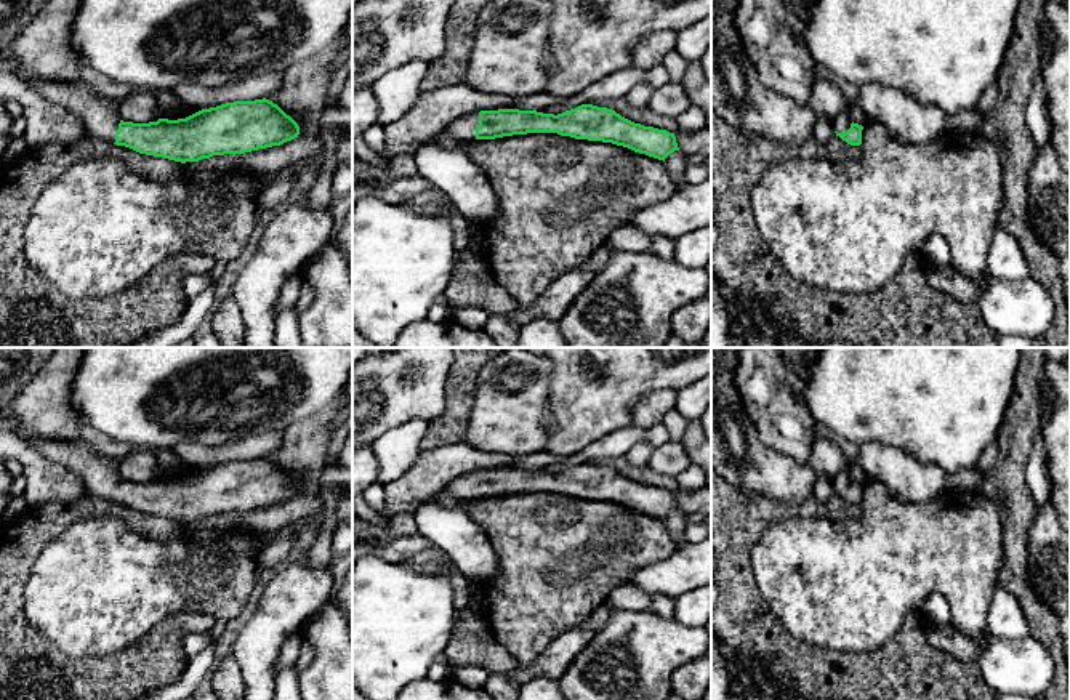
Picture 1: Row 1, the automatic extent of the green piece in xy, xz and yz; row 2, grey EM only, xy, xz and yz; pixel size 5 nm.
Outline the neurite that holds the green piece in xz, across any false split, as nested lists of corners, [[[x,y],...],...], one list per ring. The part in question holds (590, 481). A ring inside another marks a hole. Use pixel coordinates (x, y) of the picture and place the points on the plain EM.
[[[581,463],[562,473],[498,468],[455,477],[445,490],[460,501],[527,492],[557,492],[575,498],[602,500],[663,519],[679,509],[674,492],[634,482],[612,468]]]

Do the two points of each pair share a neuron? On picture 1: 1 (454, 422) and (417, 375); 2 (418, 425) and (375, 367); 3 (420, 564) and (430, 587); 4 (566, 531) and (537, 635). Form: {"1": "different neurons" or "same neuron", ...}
{"1": "different neurons", "2": "different neurons", "3": "different neurons", "4": "same neuron"}

